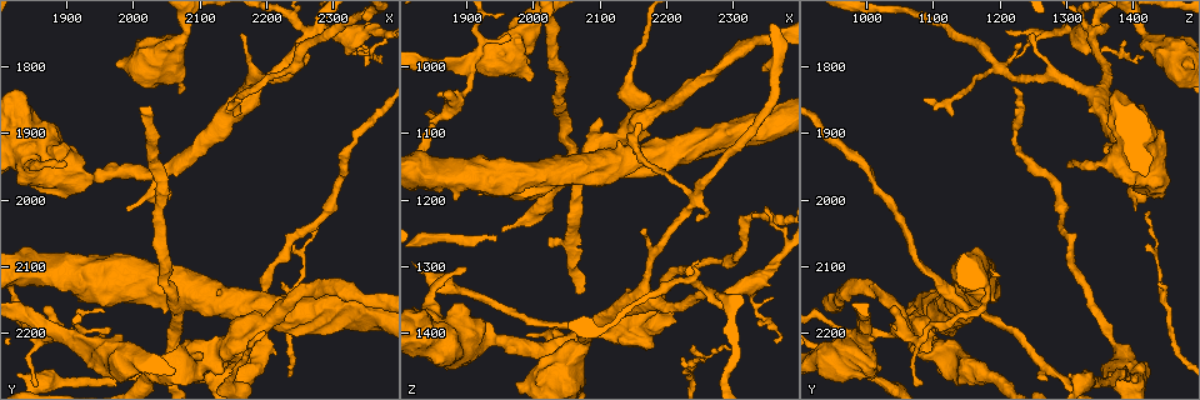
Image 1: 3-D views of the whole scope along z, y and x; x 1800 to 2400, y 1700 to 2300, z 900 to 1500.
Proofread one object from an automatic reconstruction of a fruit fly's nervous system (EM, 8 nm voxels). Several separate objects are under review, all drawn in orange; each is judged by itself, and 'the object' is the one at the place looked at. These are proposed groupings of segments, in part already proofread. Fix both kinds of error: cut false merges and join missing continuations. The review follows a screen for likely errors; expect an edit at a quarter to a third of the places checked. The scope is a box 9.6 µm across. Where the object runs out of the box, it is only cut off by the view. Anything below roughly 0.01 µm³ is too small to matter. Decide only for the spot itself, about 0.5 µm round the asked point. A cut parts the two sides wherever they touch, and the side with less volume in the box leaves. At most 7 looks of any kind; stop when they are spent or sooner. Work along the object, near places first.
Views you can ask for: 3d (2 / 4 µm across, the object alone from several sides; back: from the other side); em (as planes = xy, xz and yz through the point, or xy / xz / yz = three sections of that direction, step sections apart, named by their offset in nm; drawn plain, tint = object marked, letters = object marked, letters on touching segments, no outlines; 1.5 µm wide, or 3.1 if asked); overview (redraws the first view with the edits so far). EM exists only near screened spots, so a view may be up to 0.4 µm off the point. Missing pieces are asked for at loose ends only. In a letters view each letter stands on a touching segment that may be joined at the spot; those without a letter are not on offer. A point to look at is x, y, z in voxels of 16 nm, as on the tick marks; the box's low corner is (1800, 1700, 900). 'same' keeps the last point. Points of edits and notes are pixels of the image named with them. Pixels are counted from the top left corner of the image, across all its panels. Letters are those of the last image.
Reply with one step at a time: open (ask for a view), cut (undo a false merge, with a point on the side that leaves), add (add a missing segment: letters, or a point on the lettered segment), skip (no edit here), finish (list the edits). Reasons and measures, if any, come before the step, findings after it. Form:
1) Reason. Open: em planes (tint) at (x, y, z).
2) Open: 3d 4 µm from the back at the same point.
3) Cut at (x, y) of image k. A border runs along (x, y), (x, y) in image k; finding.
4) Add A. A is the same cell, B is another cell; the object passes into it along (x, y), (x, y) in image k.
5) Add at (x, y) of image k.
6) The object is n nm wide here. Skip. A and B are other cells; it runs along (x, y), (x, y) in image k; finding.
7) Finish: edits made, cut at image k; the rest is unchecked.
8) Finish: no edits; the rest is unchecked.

Tapers out. Open: 3d 2 µm at (2295, 2020, 1425).

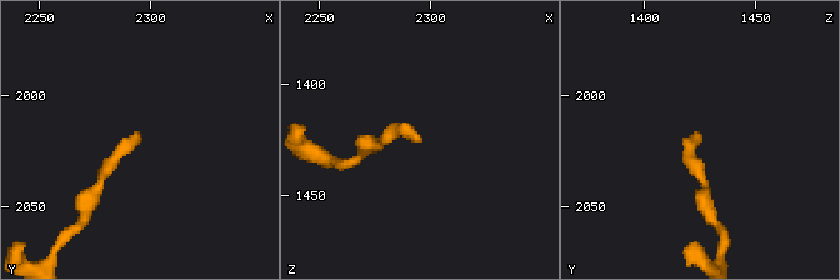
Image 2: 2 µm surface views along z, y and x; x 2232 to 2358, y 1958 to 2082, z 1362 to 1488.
Open: em planes (letters) at (2294, 2016, 1424).

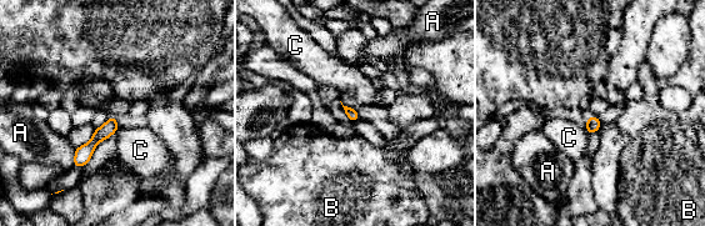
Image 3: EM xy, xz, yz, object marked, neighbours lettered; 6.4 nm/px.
The object is 70 nm wide here. Skip. A, B and C are other cells; it runs along (113, 120), (76, 164) in image 3; none of them fits.

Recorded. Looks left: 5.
Free end. Open: em planes (plain) at (2050, 1995, 1445).

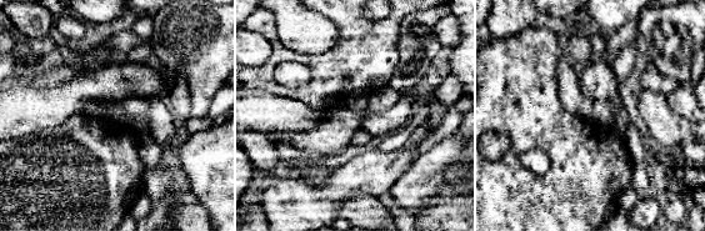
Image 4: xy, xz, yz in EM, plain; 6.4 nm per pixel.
Open: em planes (letters) at the same point.

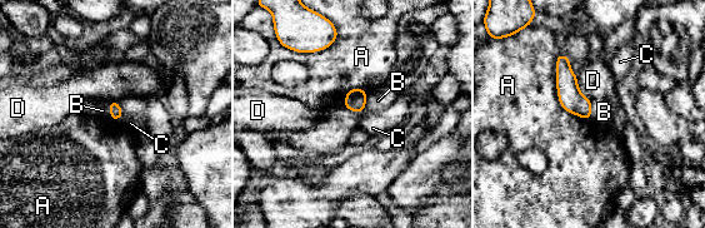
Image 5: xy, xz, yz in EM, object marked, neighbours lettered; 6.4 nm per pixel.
The longest contact is with A, 480 nm. Skip. A, B, C and D are other cells; none of them fits.

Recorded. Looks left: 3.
Calibre changes. Open: 3d 2 µm at (2065, 2175, 1175).

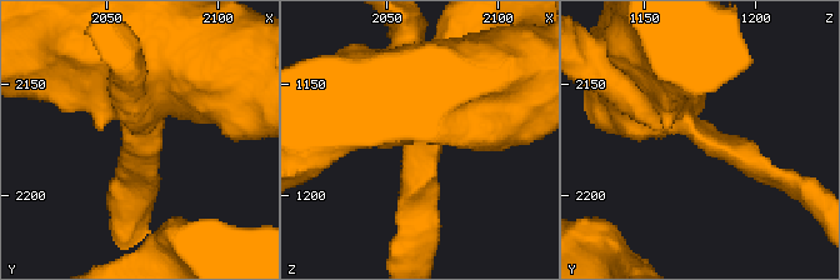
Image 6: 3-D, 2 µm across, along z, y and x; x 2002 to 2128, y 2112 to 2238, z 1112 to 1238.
The arms are 200, 550 nm wide. Open: em 3.1 µm planes (letters) at (2067, 2180, 1180).

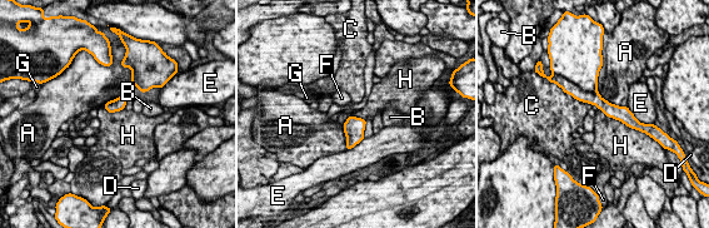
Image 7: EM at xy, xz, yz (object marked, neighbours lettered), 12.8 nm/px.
The object is 160 nm wide here. Cut at (594, 98) of image 7. A, B, C, D, E, F, G and H are other cells; a second neuron is stuck on.

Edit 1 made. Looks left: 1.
Finish: edits made, cut at image 7; the rest is unchecked.

